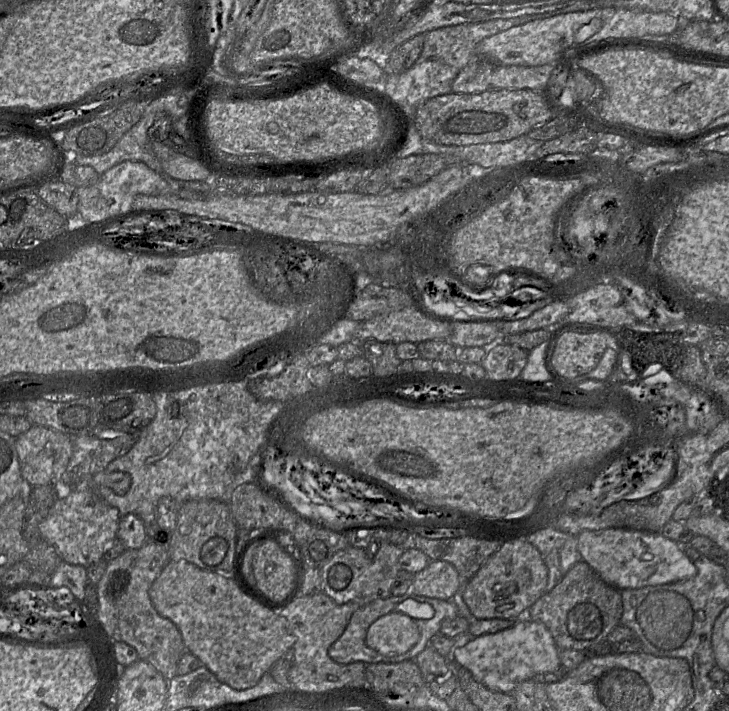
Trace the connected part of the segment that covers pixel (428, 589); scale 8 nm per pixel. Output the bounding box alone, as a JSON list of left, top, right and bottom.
[406,561,459,600]

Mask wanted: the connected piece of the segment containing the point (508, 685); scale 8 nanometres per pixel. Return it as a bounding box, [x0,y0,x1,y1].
[446,619,561,693]

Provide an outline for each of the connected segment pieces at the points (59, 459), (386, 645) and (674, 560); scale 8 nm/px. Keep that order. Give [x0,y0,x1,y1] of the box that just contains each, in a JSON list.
[[16,425,72,487],[366,612,420,656],[577,529,697,589]]

